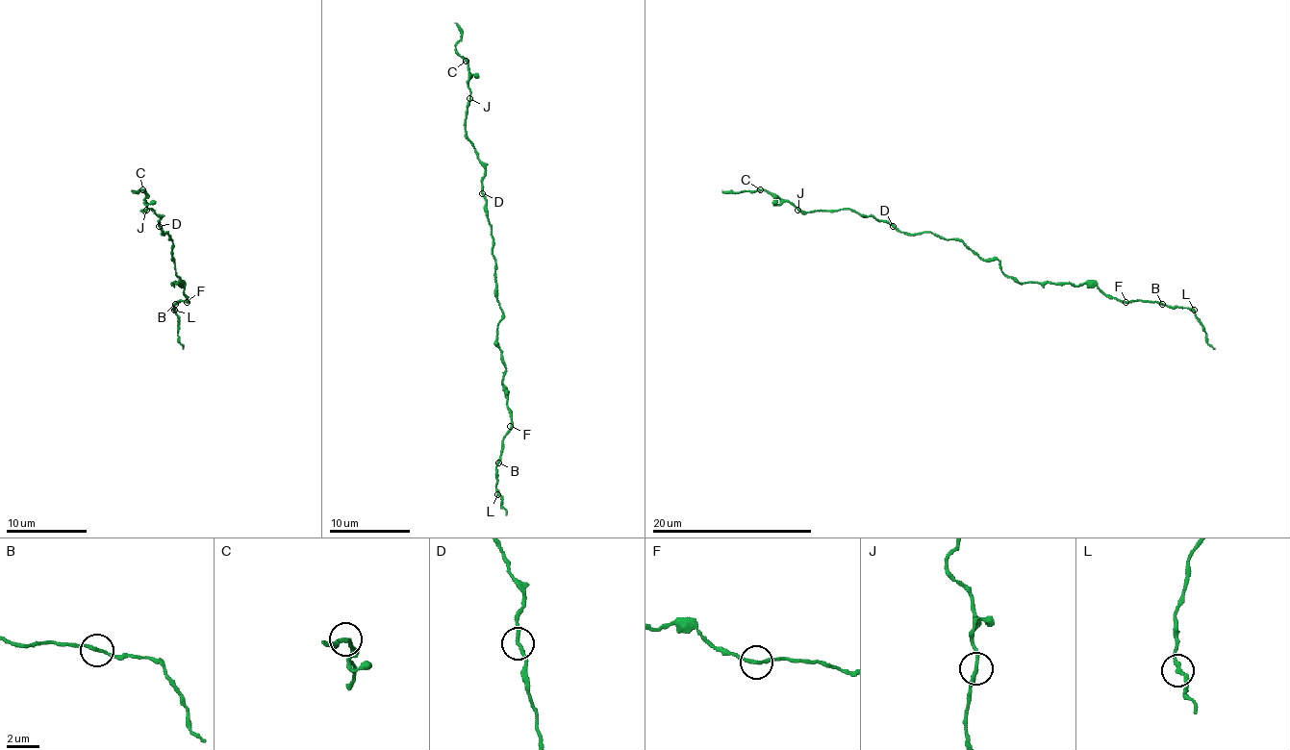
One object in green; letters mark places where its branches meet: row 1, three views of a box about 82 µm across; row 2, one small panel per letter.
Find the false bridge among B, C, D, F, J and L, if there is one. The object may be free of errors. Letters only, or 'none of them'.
L

